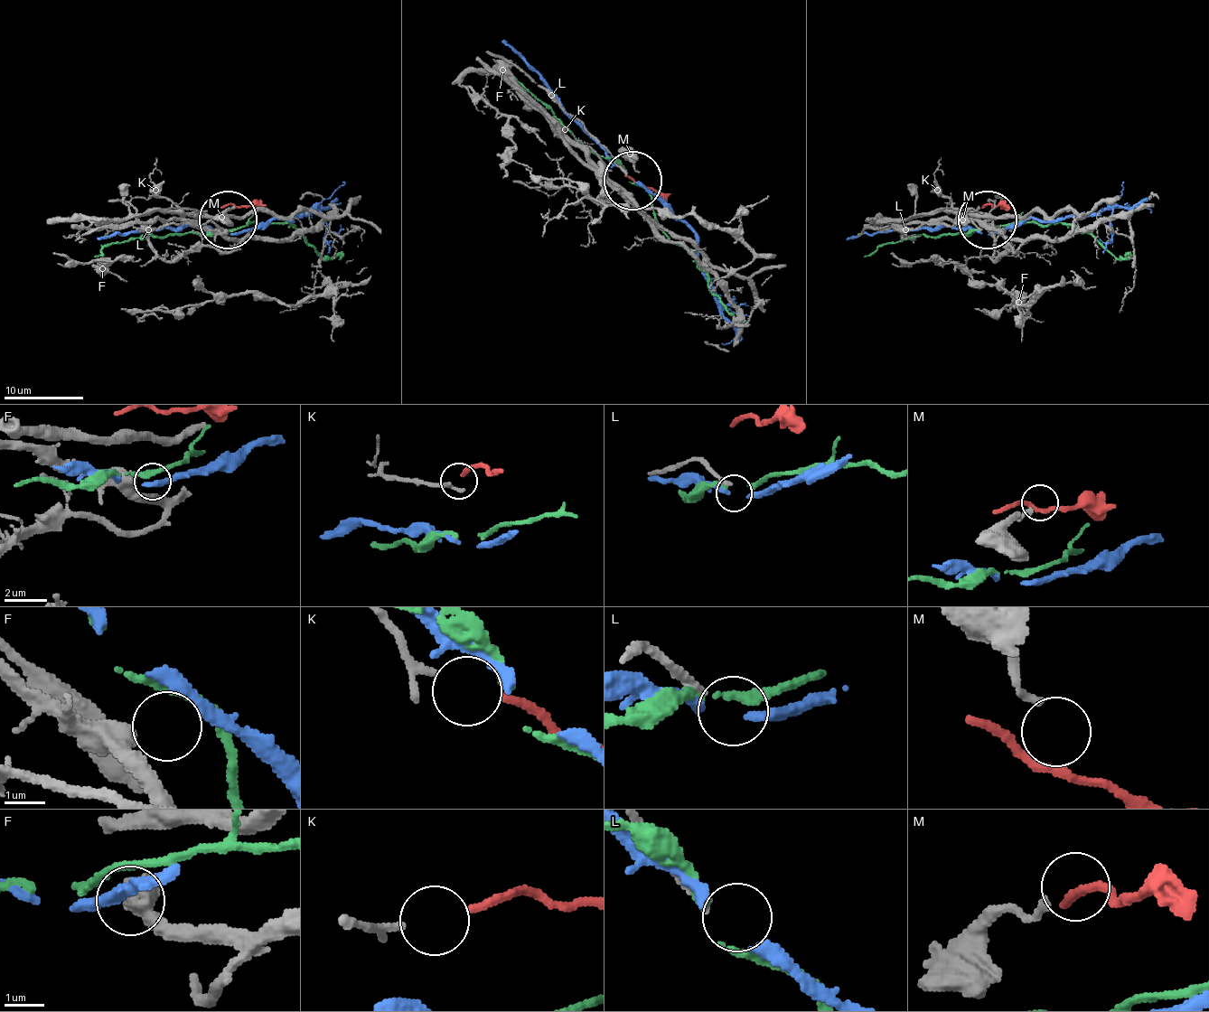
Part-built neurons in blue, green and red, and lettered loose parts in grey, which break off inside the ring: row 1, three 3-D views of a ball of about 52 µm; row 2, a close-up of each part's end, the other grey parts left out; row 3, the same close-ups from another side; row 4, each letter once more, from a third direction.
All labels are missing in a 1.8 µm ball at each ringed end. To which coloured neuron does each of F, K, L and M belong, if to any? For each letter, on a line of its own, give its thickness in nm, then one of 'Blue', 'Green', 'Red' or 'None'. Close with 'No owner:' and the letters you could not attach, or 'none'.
F: Thickness 480 nm. None
K: Thickness 200 nm. None
L: Thickness 190 nm. None
M: Thickness 180 nm. None
No owner: F, K, L, M

